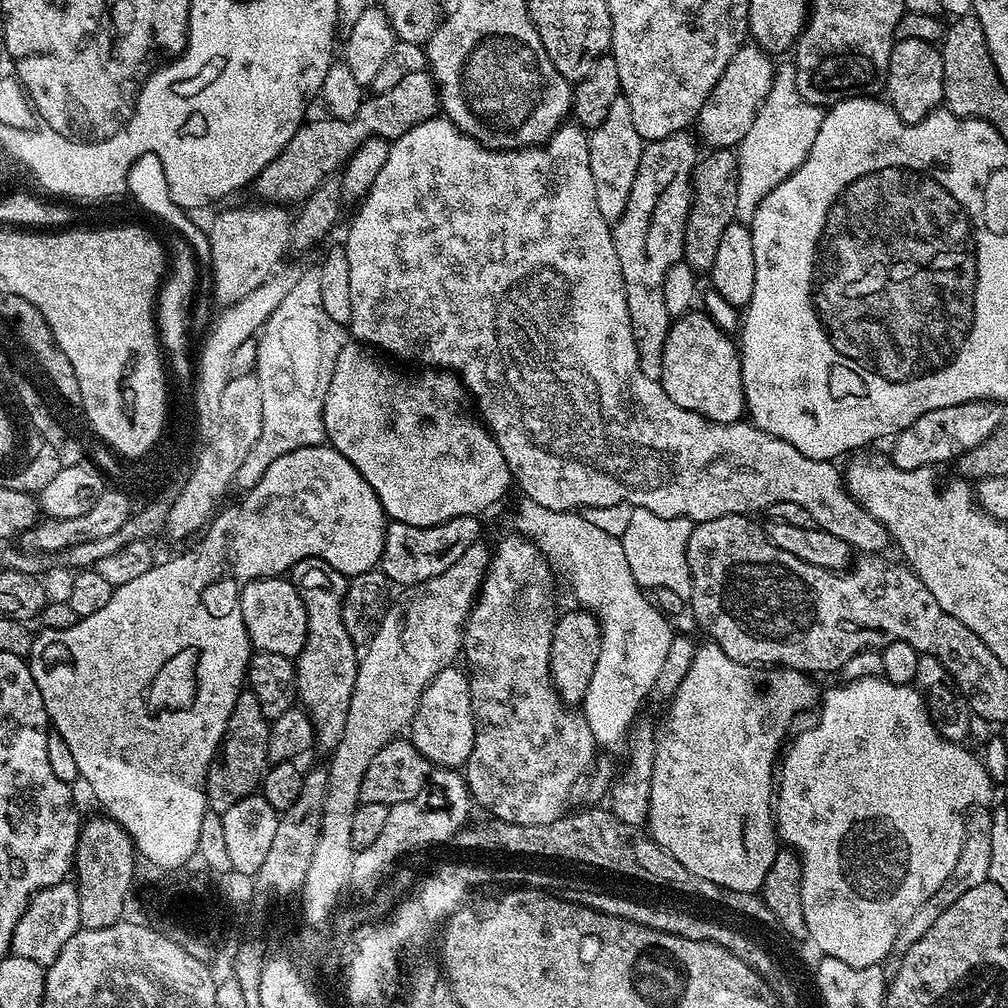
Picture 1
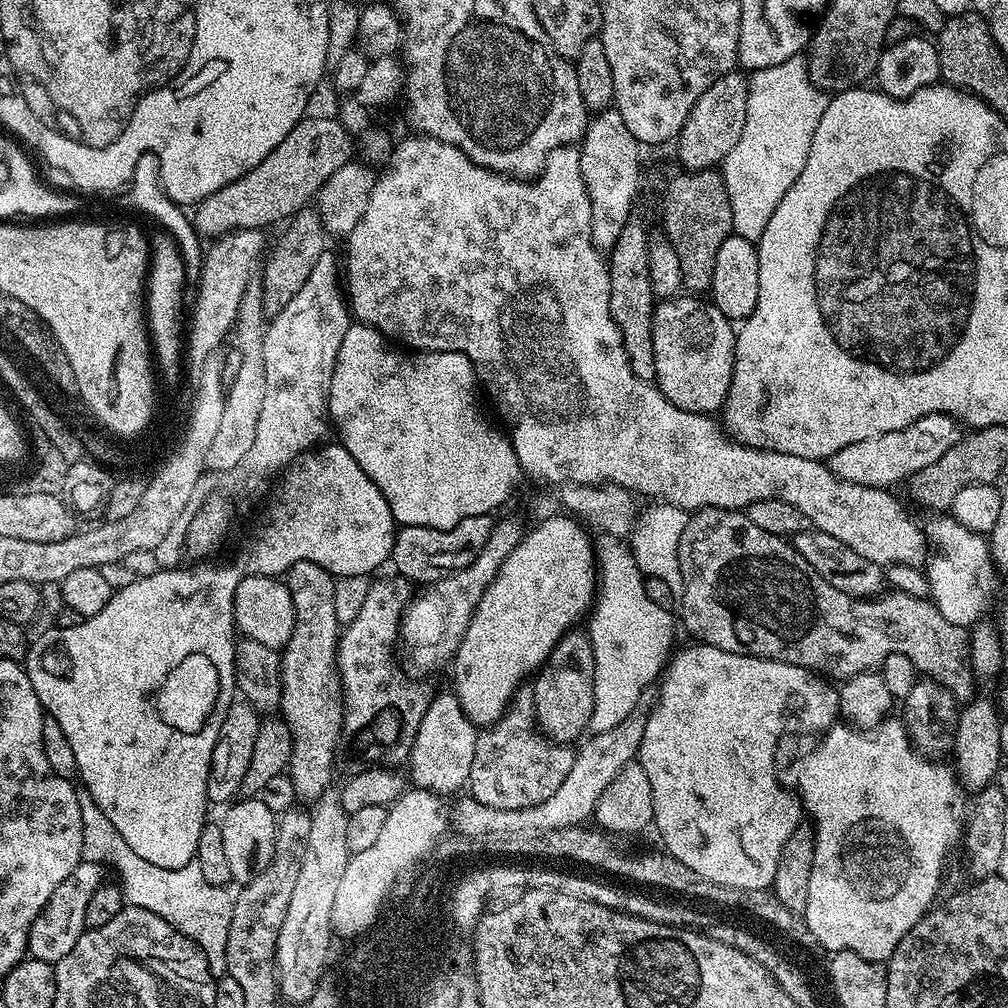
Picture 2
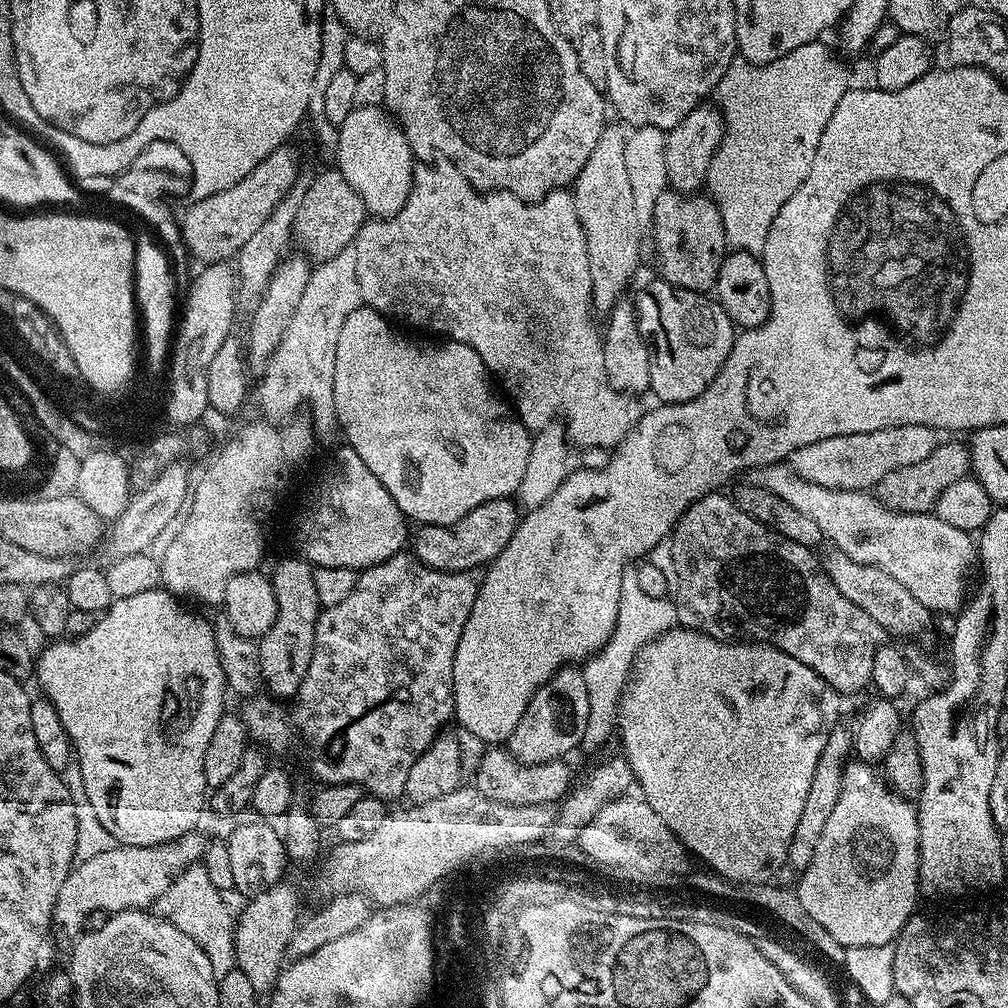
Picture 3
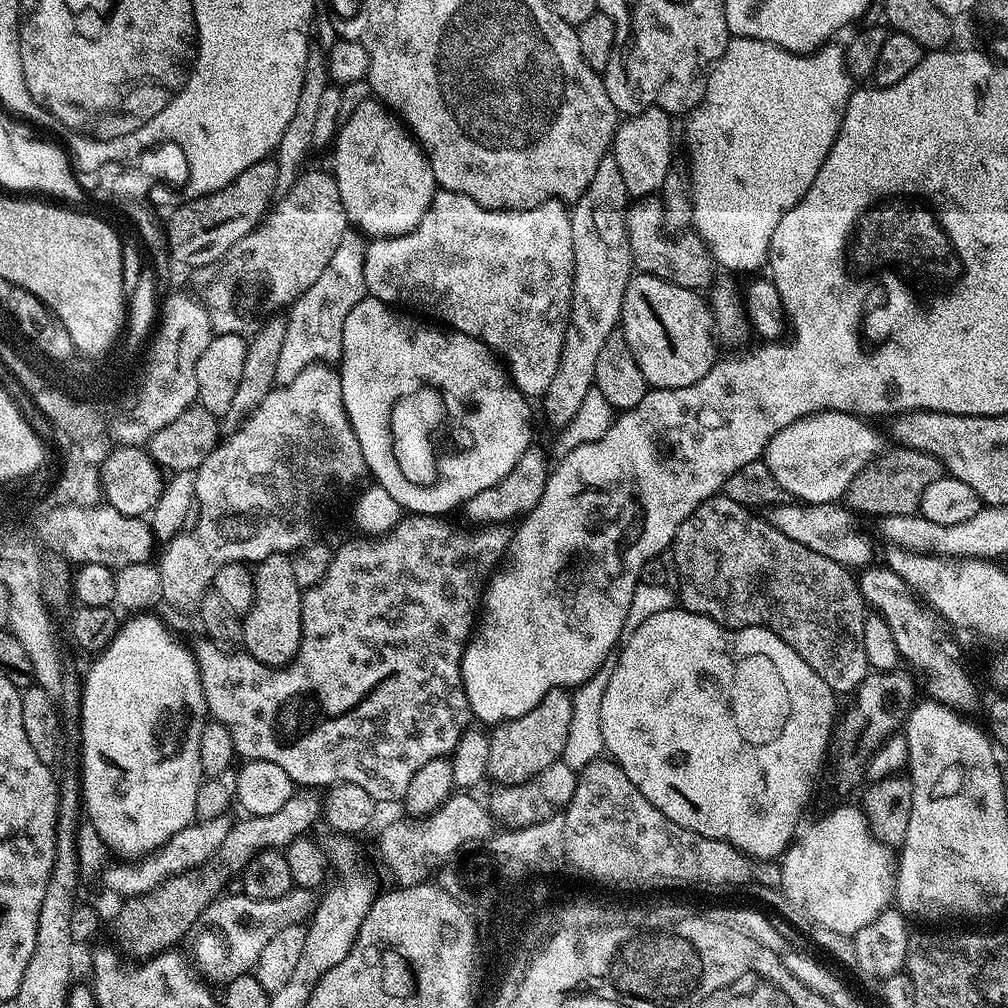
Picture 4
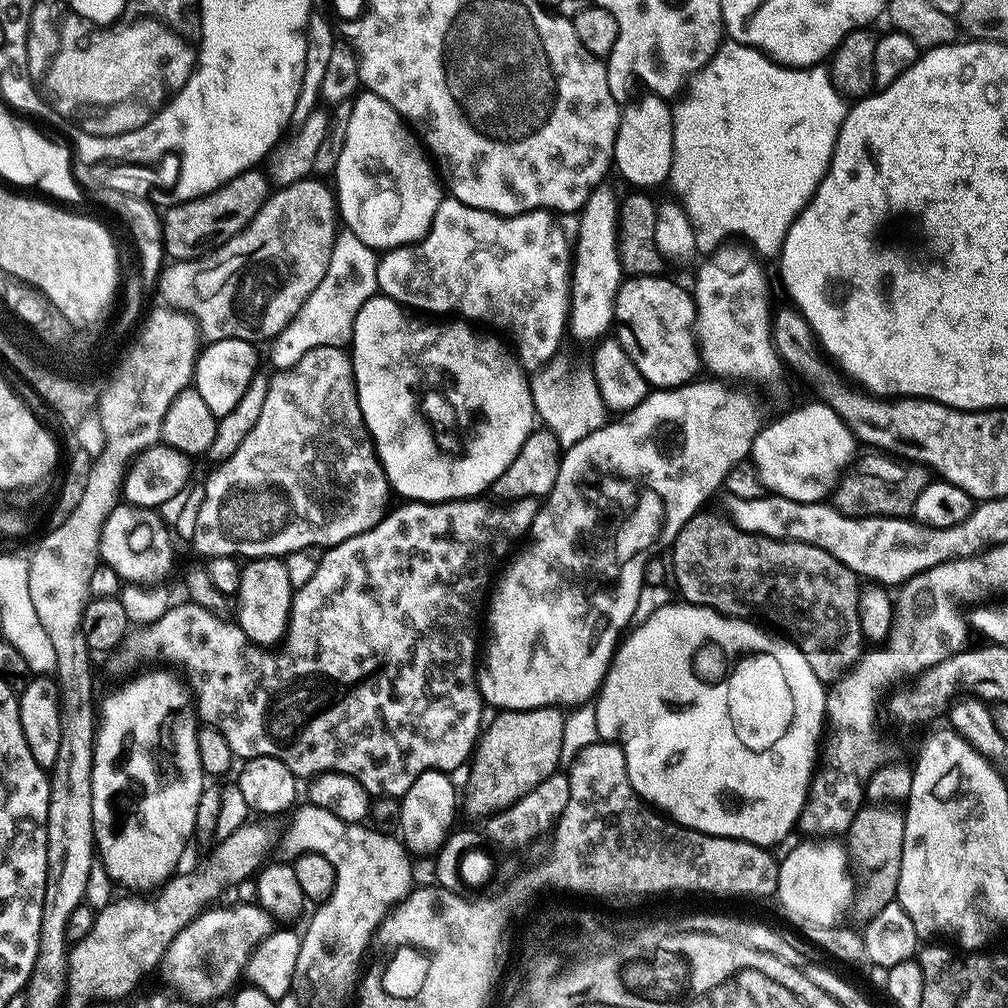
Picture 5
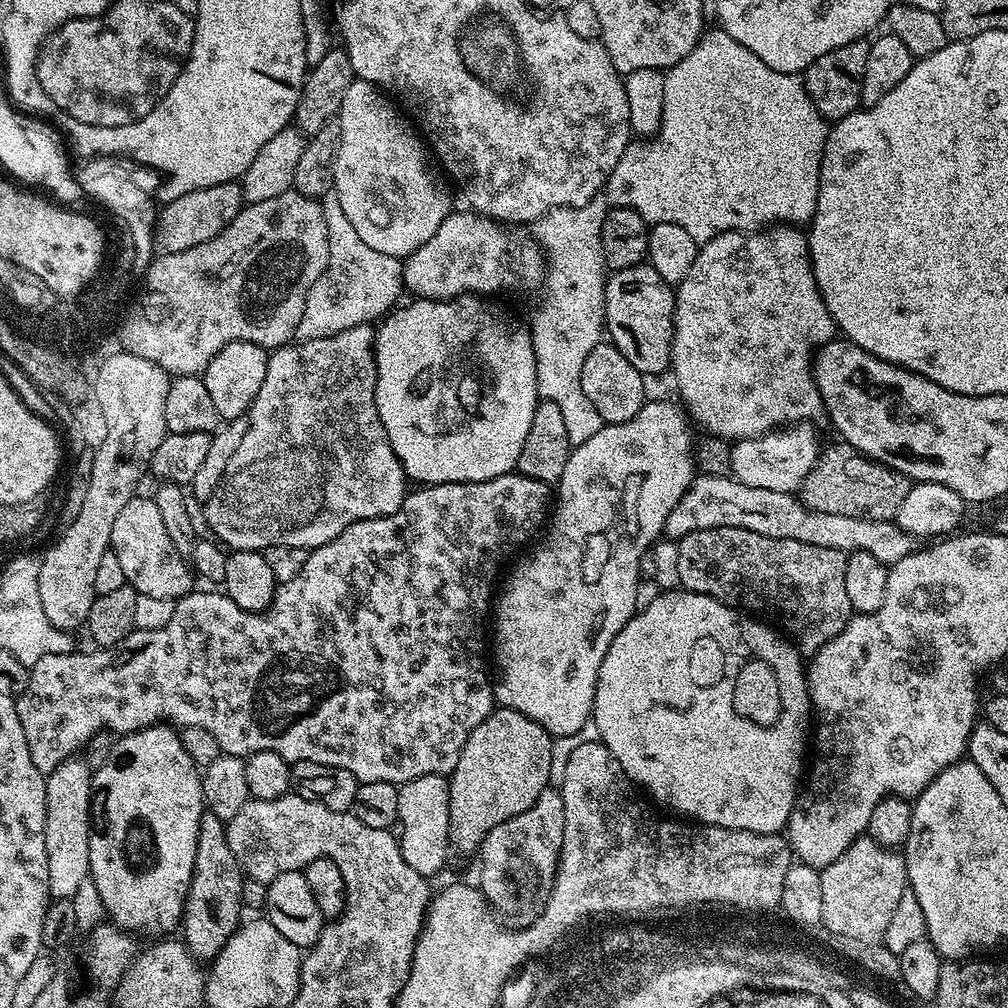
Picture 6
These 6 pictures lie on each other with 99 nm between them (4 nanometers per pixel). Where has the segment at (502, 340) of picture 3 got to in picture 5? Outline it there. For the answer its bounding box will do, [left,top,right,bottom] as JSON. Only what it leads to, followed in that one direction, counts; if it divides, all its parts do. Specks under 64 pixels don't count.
[377,198,574,369]

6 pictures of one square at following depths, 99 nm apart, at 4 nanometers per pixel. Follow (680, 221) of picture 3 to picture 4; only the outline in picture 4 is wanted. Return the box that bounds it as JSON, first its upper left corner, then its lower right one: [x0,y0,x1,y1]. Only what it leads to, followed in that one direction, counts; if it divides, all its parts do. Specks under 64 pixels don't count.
[626,195,714,290]

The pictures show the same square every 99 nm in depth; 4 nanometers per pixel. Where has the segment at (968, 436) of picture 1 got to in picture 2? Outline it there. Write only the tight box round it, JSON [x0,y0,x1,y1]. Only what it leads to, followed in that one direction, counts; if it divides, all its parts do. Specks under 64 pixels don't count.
[826,412,962,489]

